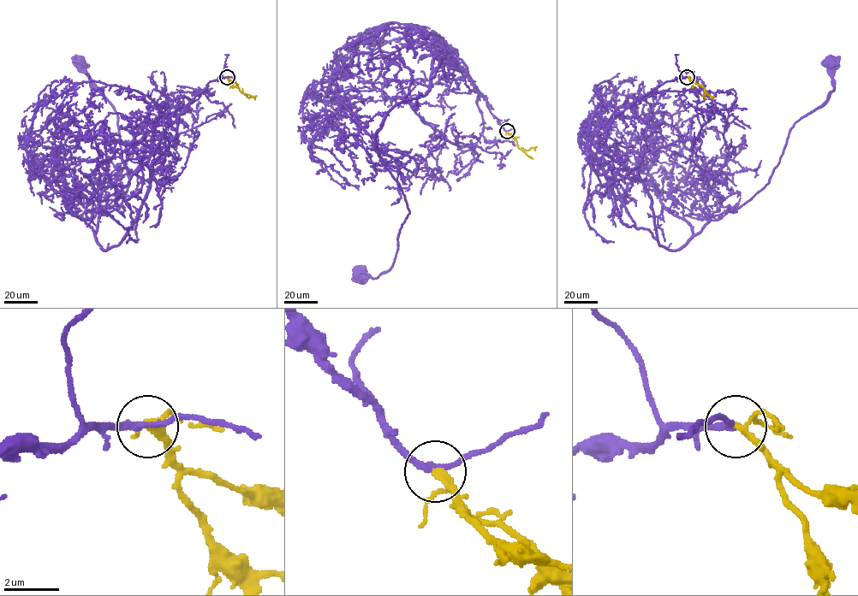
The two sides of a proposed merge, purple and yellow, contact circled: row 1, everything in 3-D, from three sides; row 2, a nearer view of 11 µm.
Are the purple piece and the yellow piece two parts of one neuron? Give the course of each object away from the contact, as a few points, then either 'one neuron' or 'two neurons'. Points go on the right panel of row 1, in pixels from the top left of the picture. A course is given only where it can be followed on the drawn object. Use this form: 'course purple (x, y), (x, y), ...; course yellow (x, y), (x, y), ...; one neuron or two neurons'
course purple (687, 77), (606, 130), (606, 152), (642, 183), (670, 250), (768, 182), (789, 129), (834, 88), (831, 61); course yellow (687, 77), (704, 88), (706, 94), (703, 96), (706, 99); one neuron

